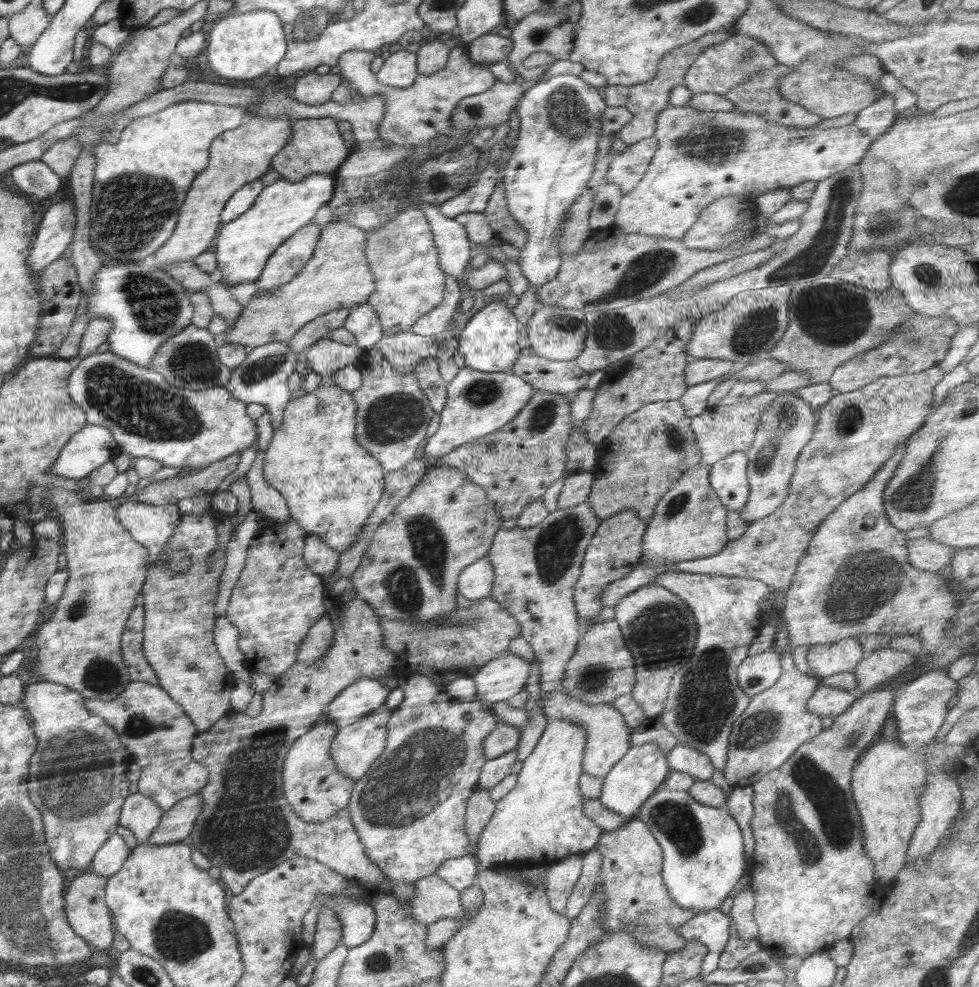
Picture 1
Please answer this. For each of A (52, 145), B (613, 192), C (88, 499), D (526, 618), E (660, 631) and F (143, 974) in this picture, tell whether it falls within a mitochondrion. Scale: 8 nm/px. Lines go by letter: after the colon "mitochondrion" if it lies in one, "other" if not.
A: other
B: other
C: other
D: other
E: mitochondrion
F: mitochondrion

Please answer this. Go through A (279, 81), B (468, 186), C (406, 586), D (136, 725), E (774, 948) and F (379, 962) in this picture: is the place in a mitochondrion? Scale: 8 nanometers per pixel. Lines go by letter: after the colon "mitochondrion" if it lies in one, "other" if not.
A: other
B: other
C: mitochondrion
D: mitochondrion
E: other
F: mitochondrion

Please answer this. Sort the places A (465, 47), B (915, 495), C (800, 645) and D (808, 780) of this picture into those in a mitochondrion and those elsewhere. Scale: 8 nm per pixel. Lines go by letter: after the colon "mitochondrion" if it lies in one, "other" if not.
A: other
B: mitochondrion
C: other
D: mitochondrion

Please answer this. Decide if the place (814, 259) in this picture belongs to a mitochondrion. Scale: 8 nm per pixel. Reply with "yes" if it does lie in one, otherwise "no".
yes

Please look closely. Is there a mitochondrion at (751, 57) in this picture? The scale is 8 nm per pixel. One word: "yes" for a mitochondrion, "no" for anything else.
yes

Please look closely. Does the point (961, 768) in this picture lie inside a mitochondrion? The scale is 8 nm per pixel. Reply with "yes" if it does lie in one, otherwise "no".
no

